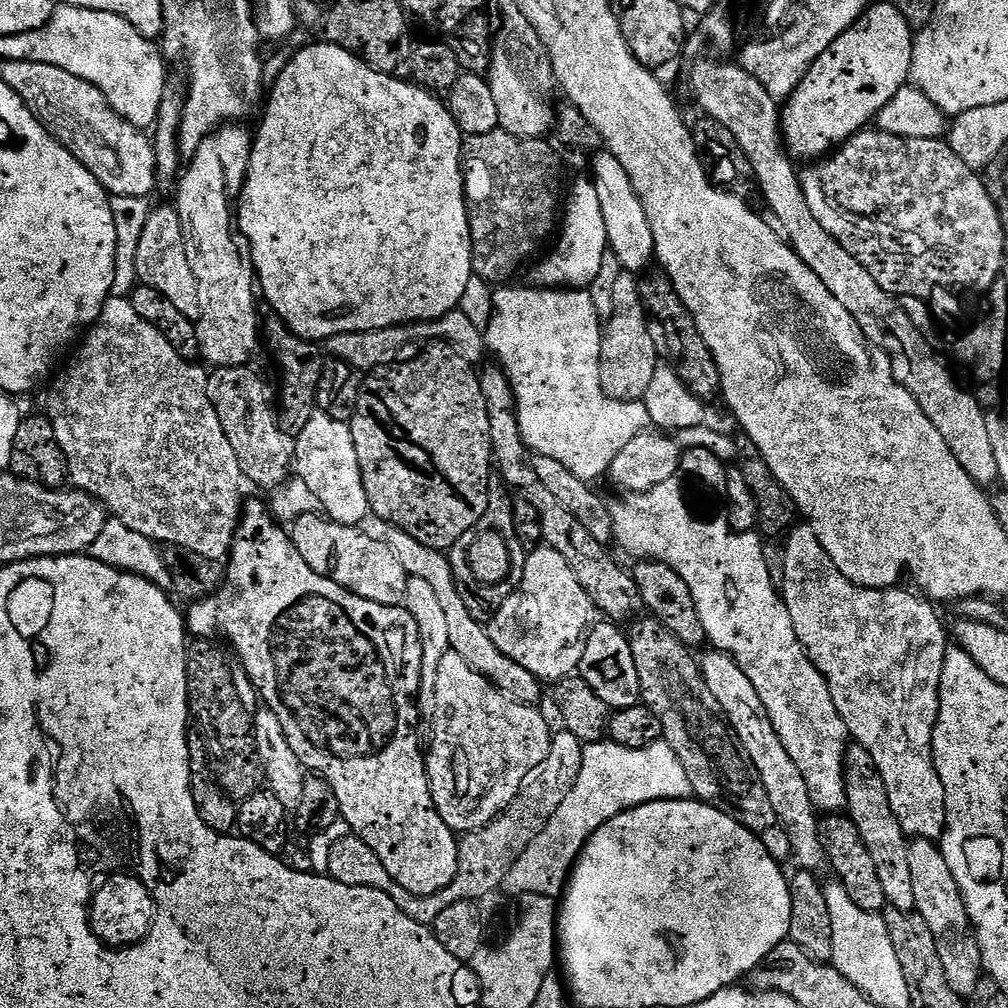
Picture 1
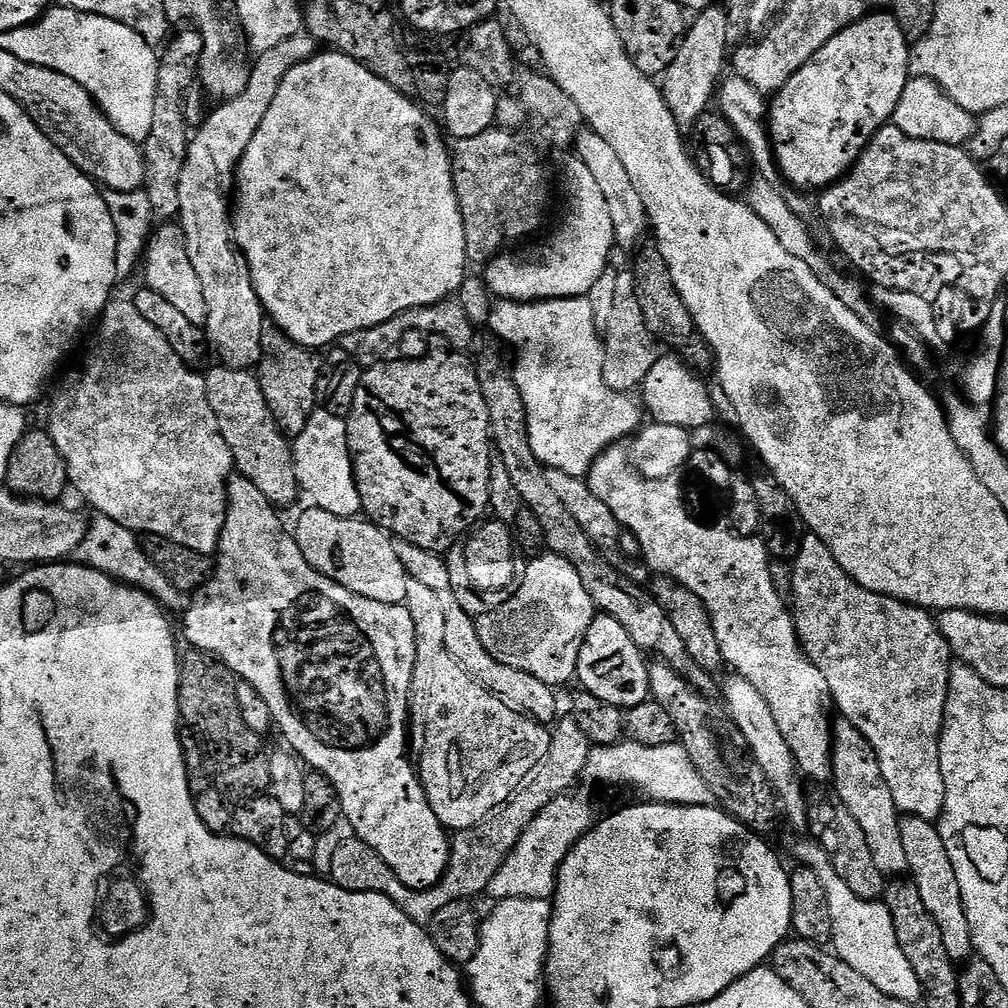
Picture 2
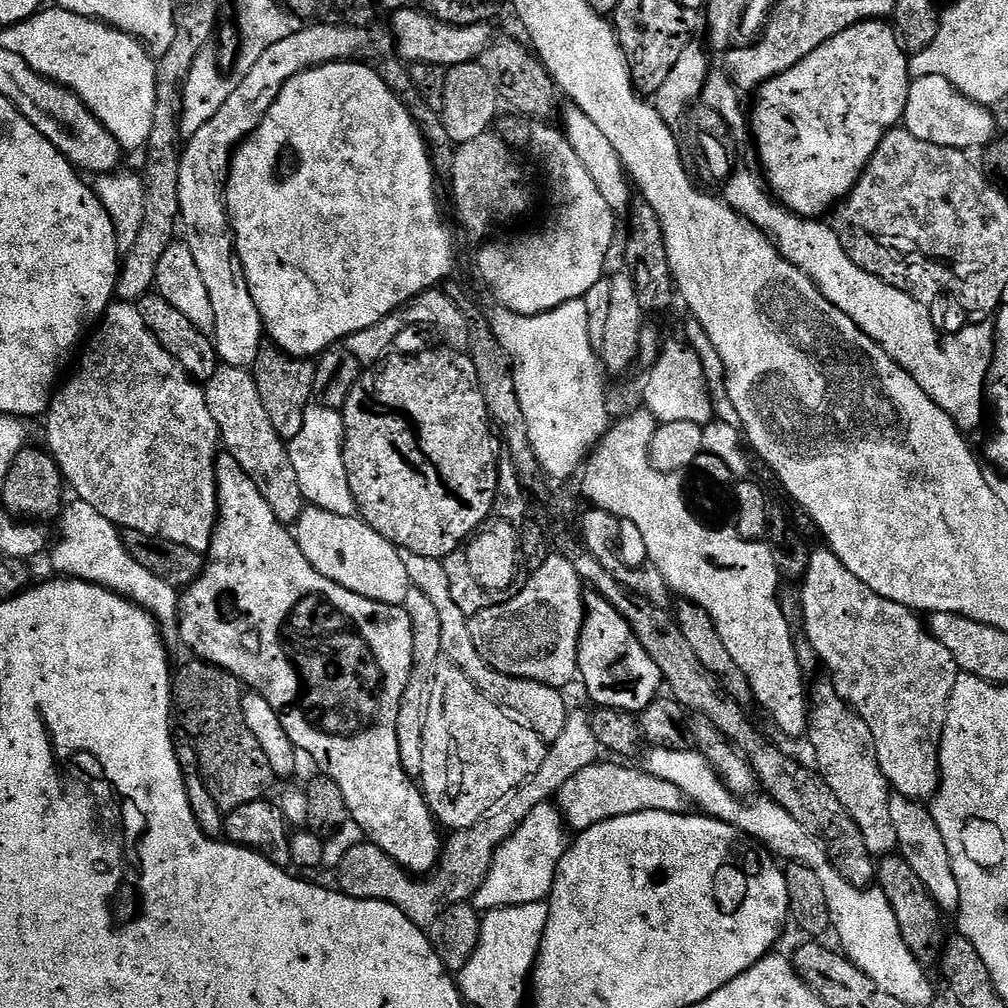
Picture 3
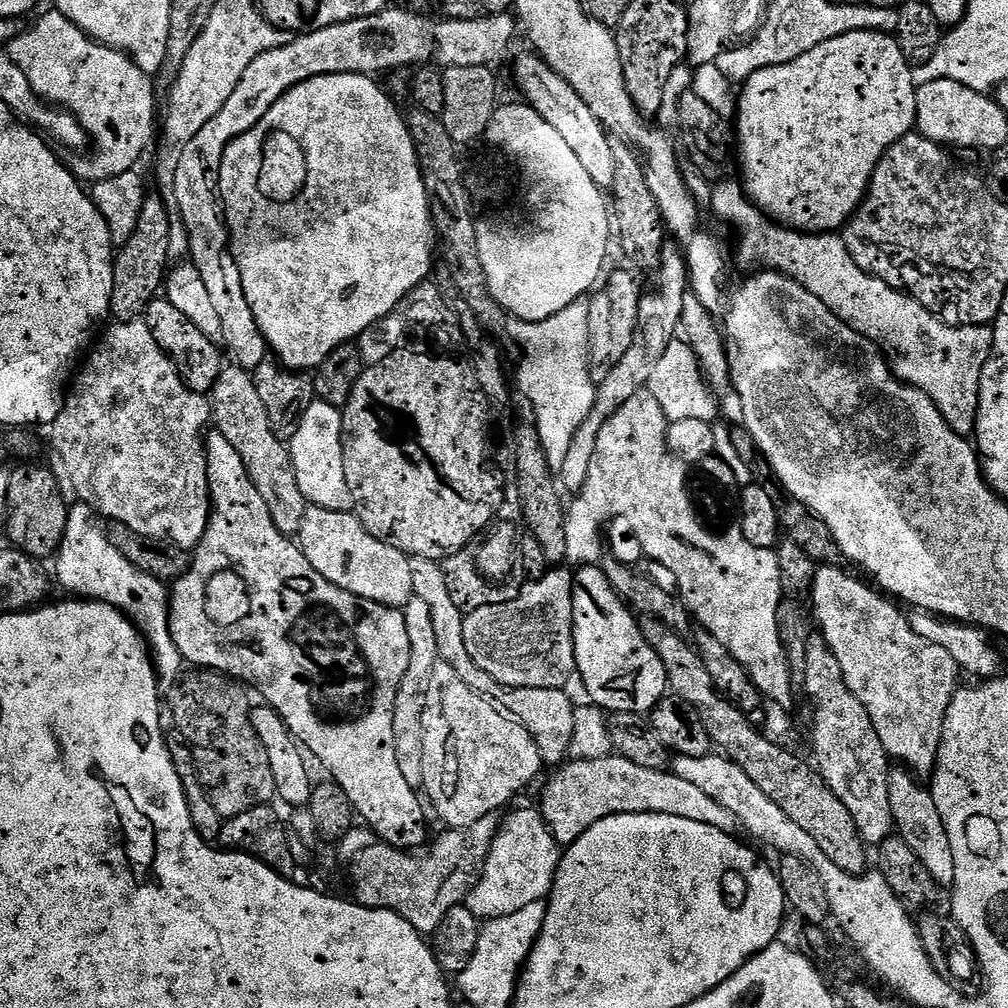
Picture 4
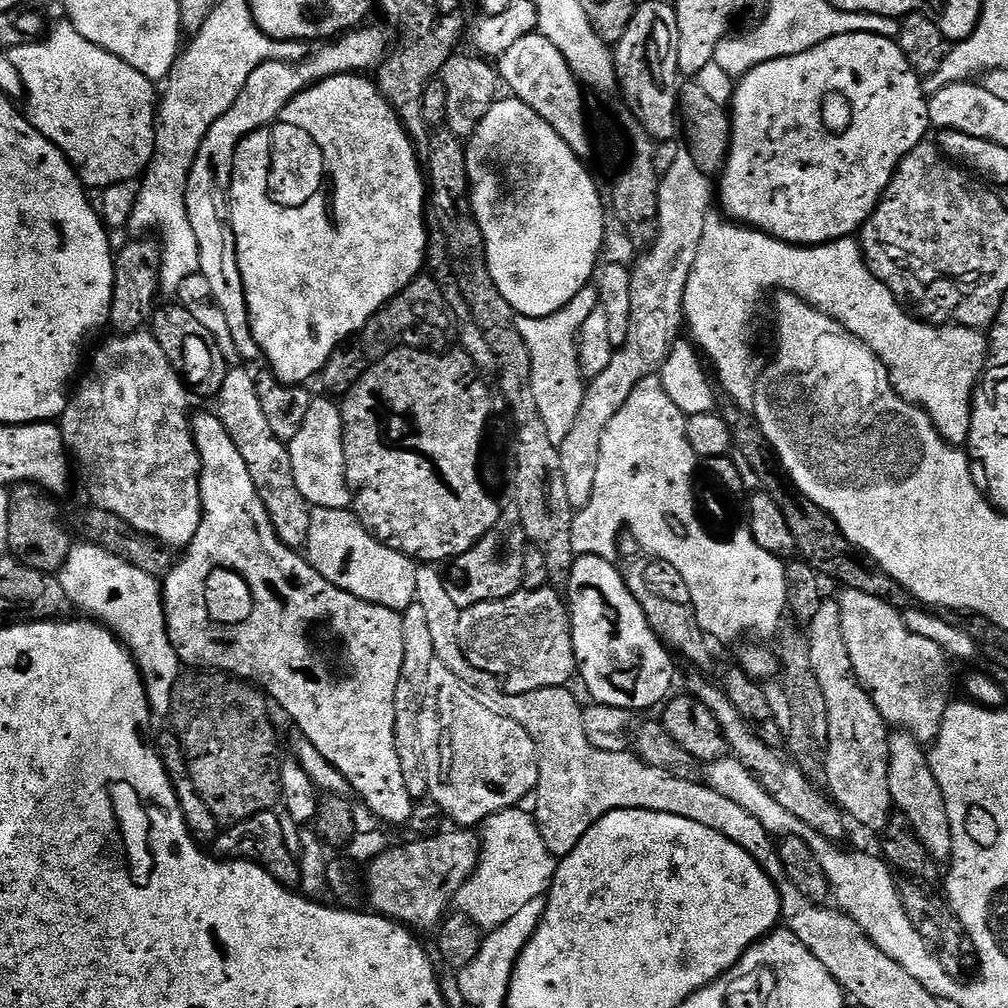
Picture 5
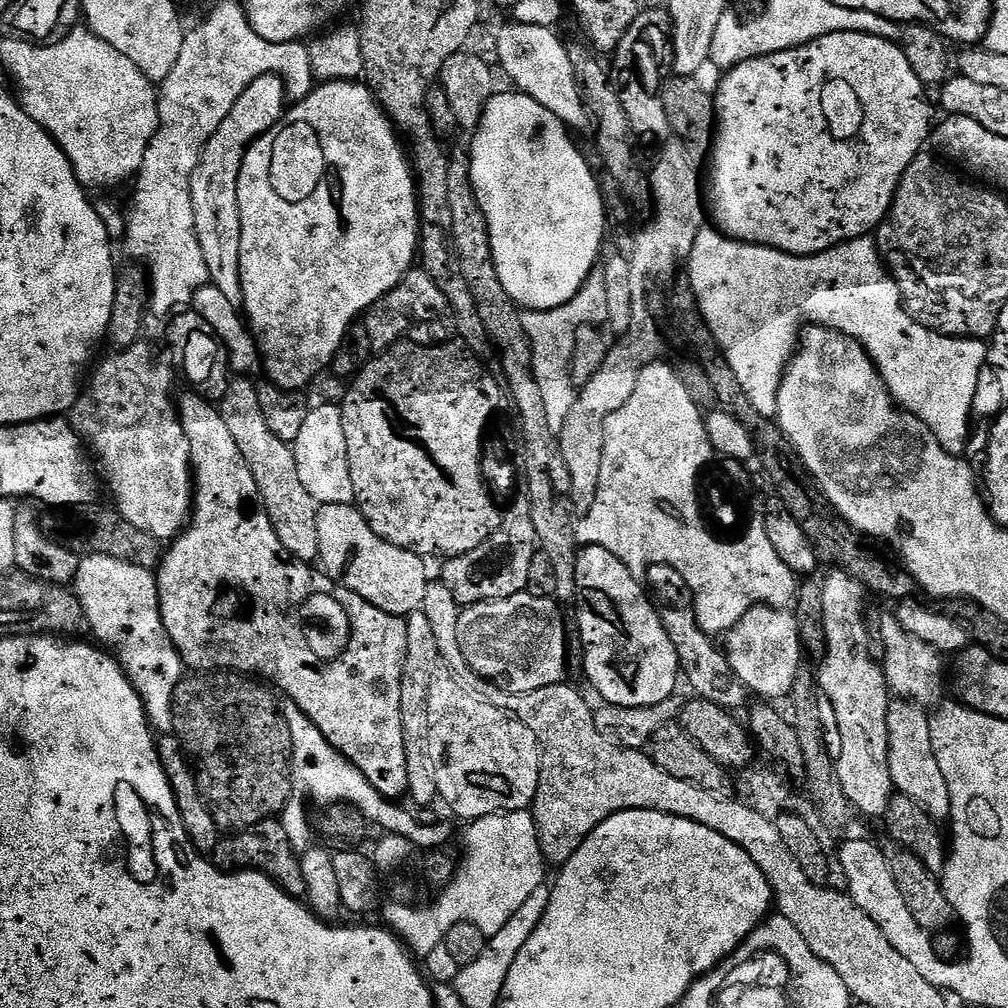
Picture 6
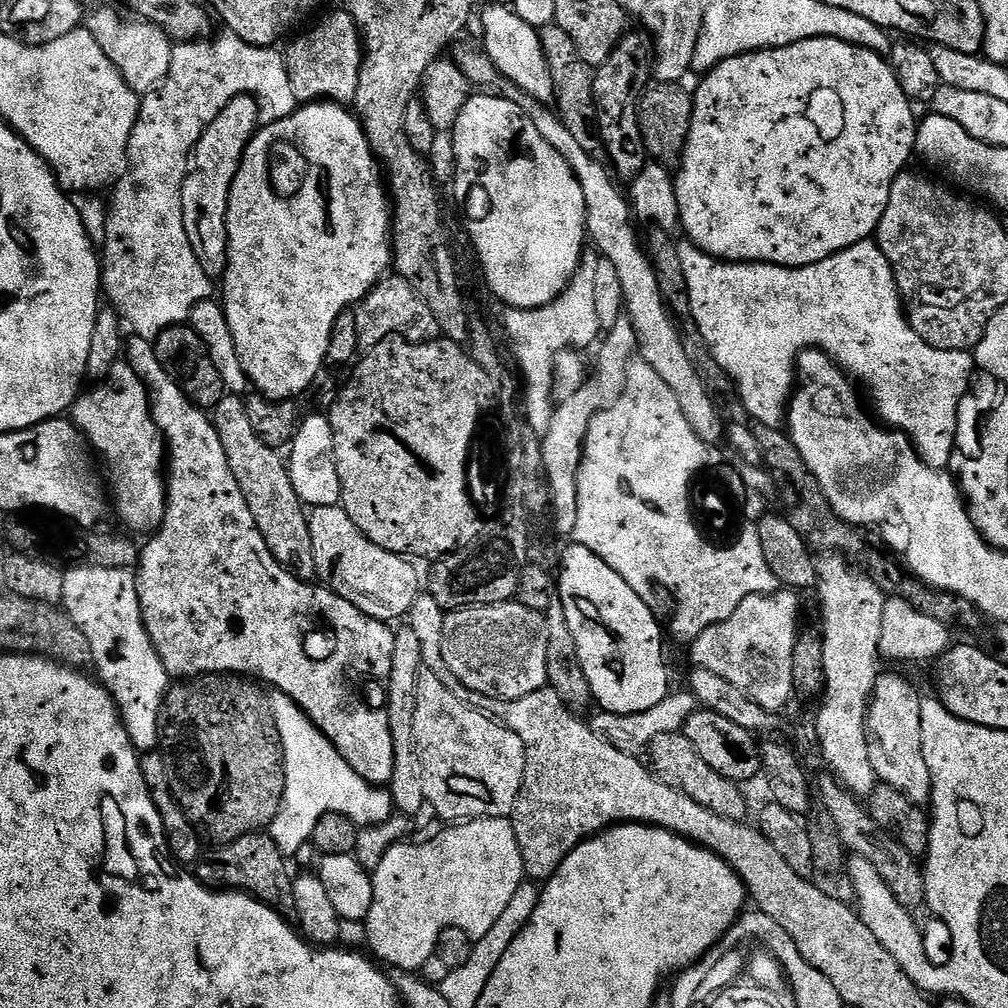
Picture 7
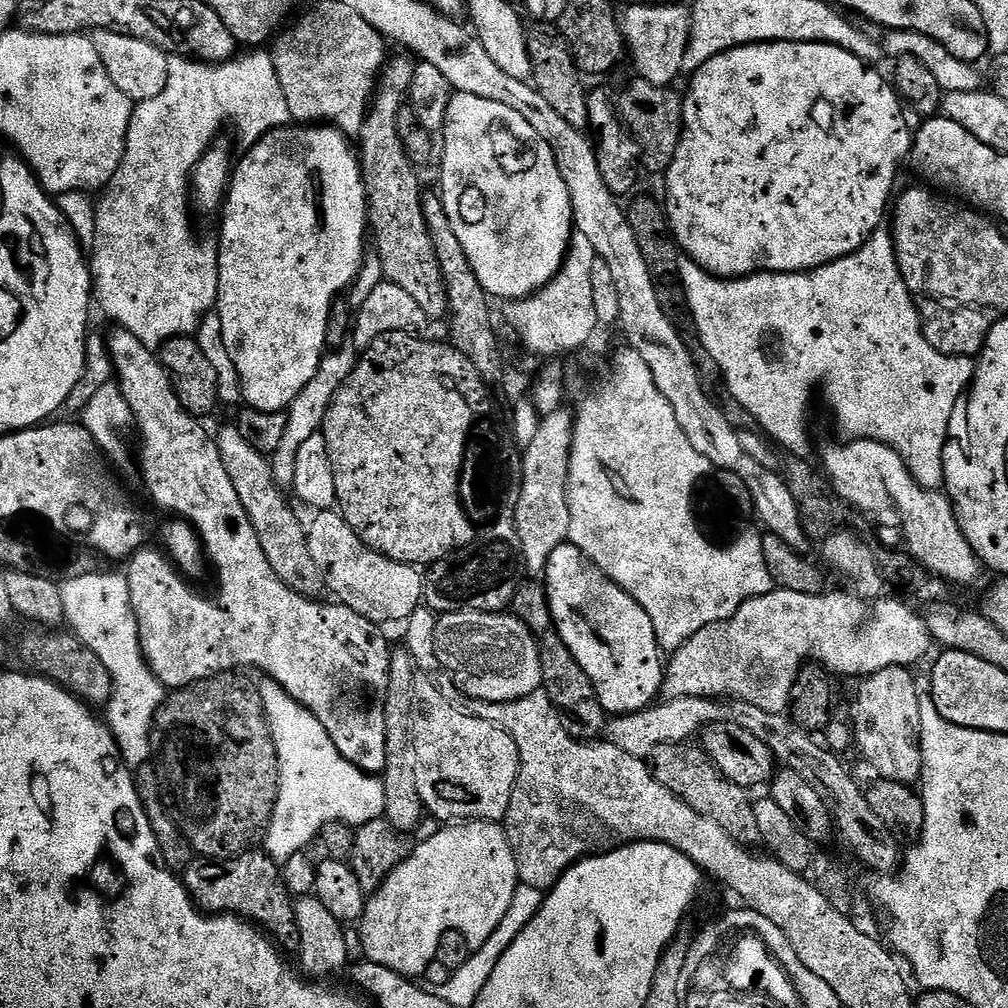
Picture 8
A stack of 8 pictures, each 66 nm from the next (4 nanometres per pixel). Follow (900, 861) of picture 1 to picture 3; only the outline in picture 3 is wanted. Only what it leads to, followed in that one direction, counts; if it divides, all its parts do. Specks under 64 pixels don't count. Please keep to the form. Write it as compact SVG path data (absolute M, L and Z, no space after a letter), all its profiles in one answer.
M823 678L810 688L810 723L806 733L816 751L816 764L821 776L834 790L838 802L846 806L850 818L858 822L866 850L877 858L891 856L897 851L898 834L894 834L894 821L890 819L890 798L893 793L882 774L880 759L874 746L870 726L836 692L831 679Z

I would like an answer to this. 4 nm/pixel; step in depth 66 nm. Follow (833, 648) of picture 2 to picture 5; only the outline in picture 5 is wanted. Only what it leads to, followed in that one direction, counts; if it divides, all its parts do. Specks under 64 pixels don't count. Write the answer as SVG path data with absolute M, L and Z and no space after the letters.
M850 588L841 593L838 603L842 638L846 642L856 679L872 695L874 706L878 706L878 714L882 714L885 724L896 730L911 732L921 744L931 745L940 732L940 723L950 703L948 695L952 692L952 672L948 669L948 653L942 650L942 646L938 646L938 642L930 642L930 638L922 638L922 634L910 631L901 609L888 604L892 602L885 597L871 596L859 588Z

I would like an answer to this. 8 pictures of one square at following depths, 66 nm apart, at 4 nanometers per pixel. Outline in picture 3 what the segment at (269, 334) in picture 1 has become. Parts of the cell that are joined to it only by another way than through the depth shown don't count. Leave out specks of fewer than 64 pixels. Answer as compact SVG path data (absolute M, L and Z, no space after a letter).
M265 342L260 345L258 358L250 371L258 386L258 394L262 394L262 406L266 406L266 414L274 430L278 430L285 442L298 438L302 418L306 418L306 410L313 403L318 388L317 365L311 359L291 356L277 344Z

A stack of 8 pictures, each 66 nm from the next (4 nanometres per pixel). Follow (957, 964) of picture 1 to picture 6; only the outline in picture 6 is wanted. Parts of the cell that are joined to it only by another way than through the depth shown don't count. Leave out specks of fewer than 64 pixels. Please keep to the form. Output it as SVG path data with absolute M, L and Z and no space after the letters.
M896 702L888 710L888 769L893 789L899 795L909 796L918 806L928 811L929 816L937 822L947 821L952 814L950 806L950 790L946 786L946 778L942 778L942 770L938 770L938 758L932 745L932 722L929 713L908 702Z

